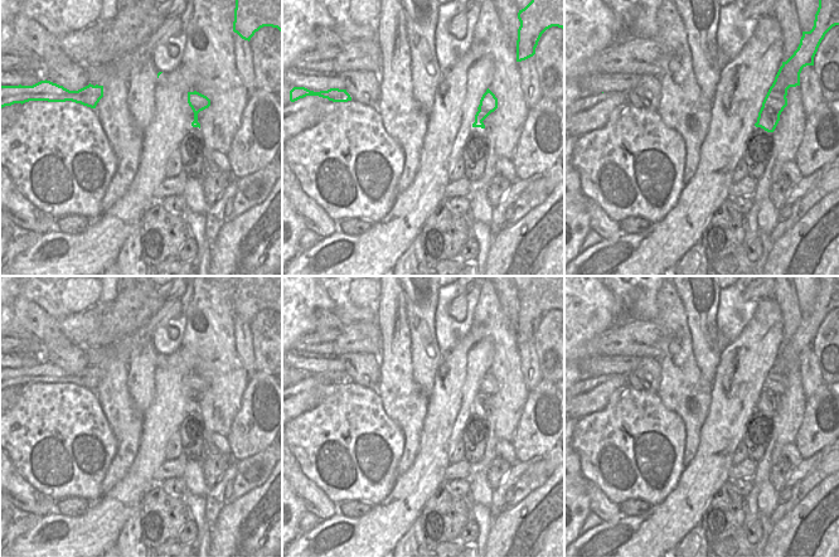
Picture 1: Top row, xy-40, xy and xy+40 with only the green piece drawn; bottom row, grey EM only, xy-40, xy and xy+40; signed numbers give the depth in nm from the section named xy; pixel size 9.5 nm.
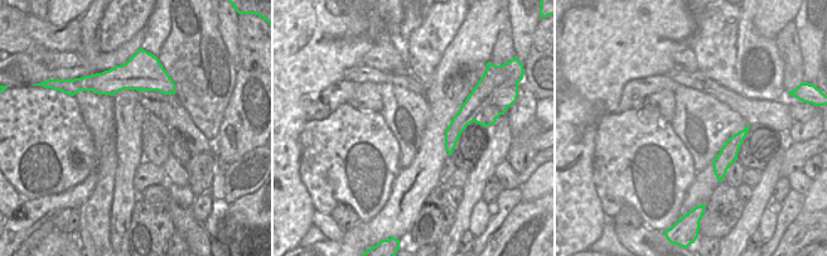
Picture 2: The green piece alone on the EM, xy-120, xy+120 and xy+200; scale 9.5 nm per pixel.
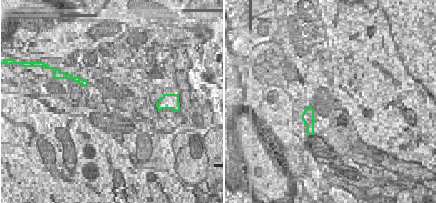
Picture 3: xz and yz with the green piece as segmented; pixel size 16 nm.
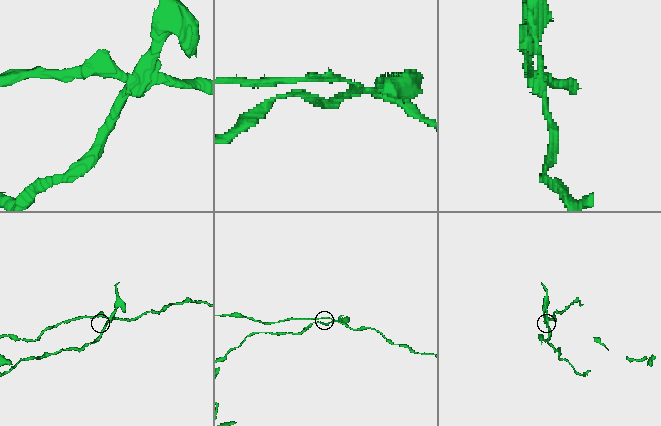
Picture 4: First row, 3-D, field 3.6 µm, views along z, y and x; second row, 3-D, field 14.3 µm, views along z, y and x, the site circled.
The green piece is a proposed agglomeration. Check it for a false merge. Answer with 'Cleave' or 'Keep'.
Cleave.

